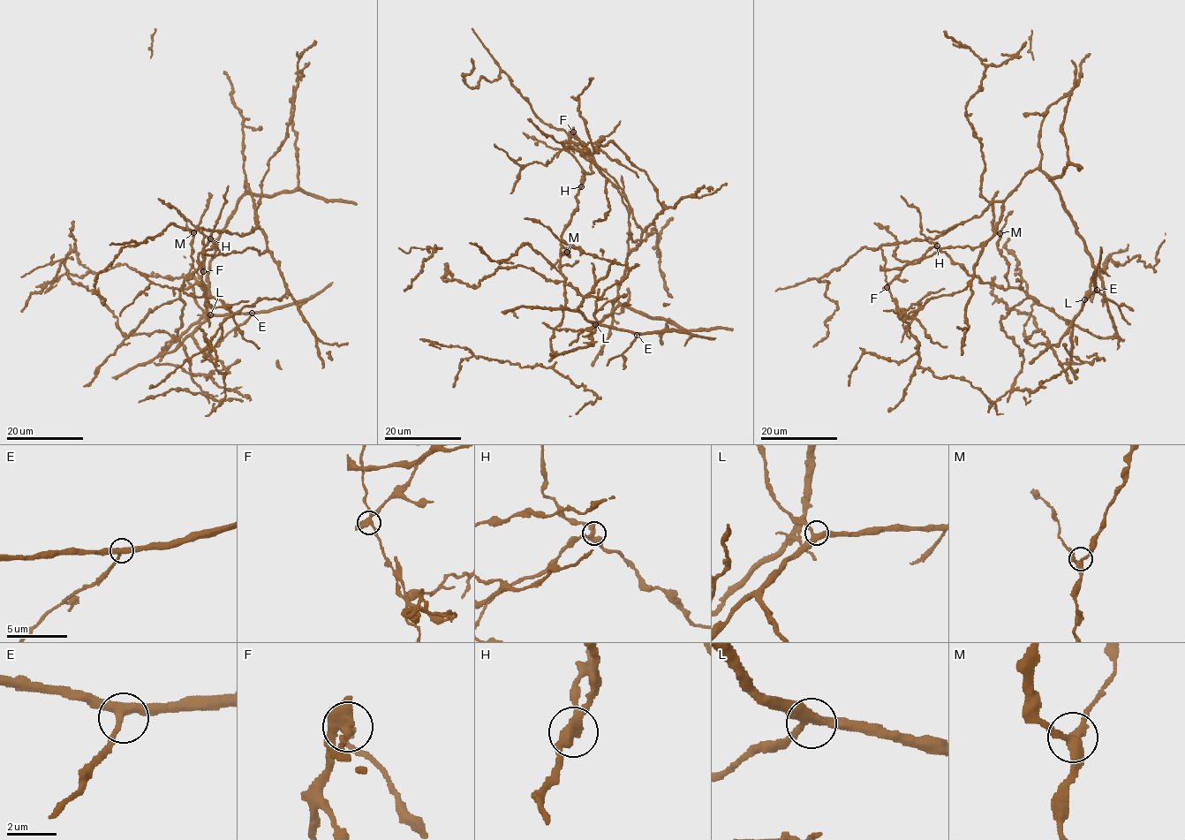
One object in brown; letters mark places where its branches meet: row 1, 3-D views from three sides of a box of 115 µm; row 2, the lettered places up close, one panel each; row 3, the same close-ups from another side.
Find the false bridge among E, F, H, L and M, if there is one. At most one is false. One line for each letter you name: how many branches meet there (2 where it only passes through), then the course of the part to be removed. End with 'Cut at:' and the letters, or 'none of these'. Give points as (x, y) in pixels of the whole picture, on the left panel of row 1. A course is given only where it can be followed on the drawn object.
F: 4 branches meet; foreign part runs (203, 271), (204, 295), (213, 306), (224, 306), (220, 300), (193, 297), (180, 288), (150, 283), (120, 316)
Cut at: F

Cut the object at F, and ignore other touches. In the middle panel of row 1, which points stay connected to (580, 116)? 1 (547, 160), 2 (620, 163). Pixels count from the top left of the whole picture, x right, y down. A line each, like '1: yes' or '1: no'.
1: no
2: no

